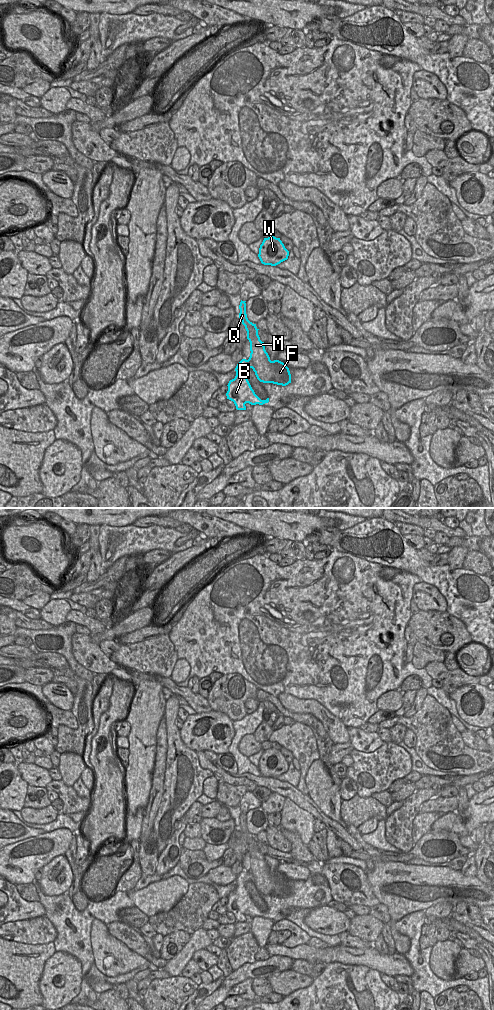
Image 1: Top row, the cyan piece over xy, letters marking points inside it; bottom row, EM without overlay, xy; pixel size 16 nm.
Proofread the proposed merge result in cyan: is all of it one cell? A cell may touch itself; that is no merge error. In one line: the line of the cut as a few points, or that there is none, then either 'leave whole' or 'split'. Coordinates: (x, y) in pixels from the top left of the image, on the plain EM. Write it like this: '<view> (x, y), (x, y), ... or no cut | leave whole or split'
no cut | leave whole

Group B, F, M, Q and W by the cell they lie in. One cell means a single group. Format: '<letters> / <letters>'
B F M Q W

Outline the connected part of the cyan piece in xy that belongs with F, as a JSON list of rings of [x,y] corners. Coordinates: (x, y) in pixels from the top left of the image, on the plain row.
[[[246,813],[240,814],[239,830],[247,843],[247,851],[250,854],[250,869],[242,871],[236,878],[236,888],[228,895],[227,911],[234,914],[237,922],[246,922],[246,915],[251,917],[263,917],[269,914],[269,910],[261,912],[252,901],[245,883],[252,880],[257,891],[263,895],[273,895],[286,898],[291,895],[289,880],[281,873],[271,873],[265,862],[264,854],[260,852],[256,836],[250,834],[246,826]]]

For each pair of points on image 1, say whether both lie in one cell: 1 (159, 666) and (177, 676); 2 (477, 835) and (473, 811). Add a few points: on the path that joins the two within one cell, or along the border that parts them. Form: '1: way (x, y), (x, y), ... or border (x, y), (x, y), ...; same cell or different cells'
1: border (178, 659), (170, 677); different cells
2: border (483, 824), (479, 825), (469, 835); different cells

